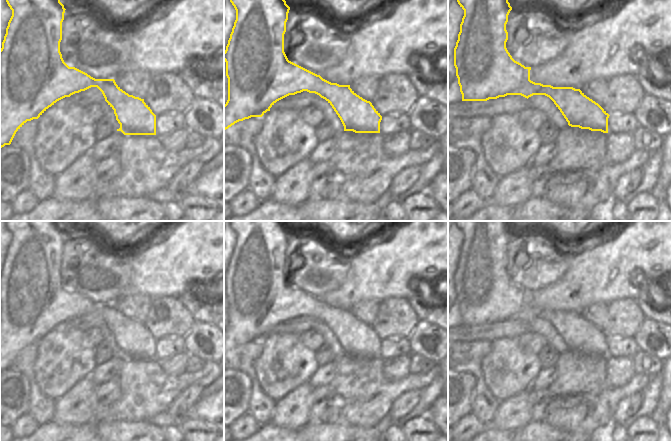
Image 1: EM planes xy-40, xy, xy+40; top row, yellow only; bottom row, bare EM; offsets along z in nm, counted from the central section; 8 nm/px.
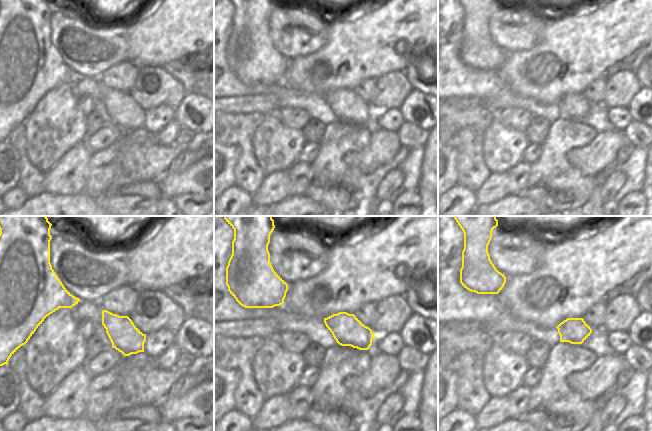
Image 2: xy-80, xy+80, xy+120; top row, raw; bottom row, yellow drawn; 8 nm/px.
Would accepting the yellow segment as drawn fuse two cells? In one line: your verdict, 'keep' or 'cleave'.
keep

